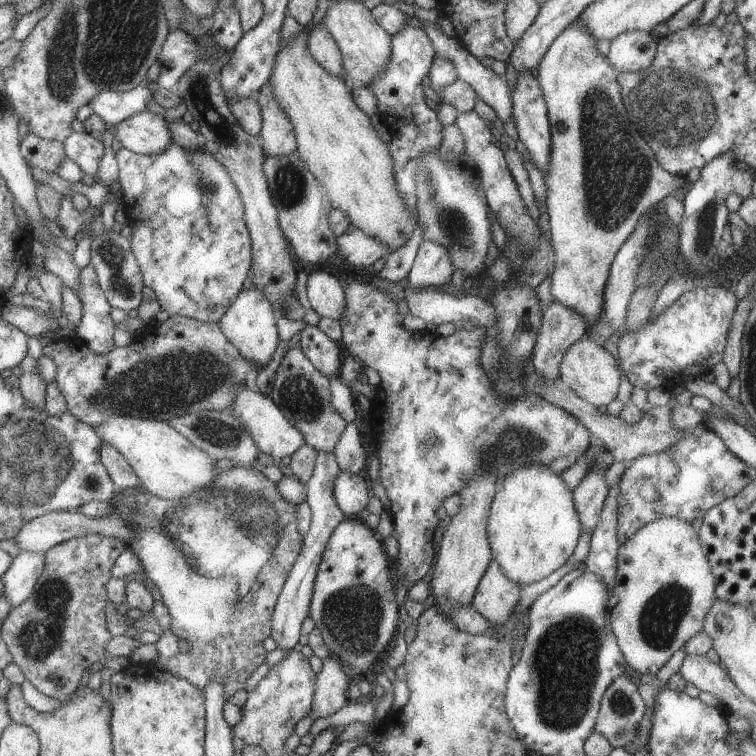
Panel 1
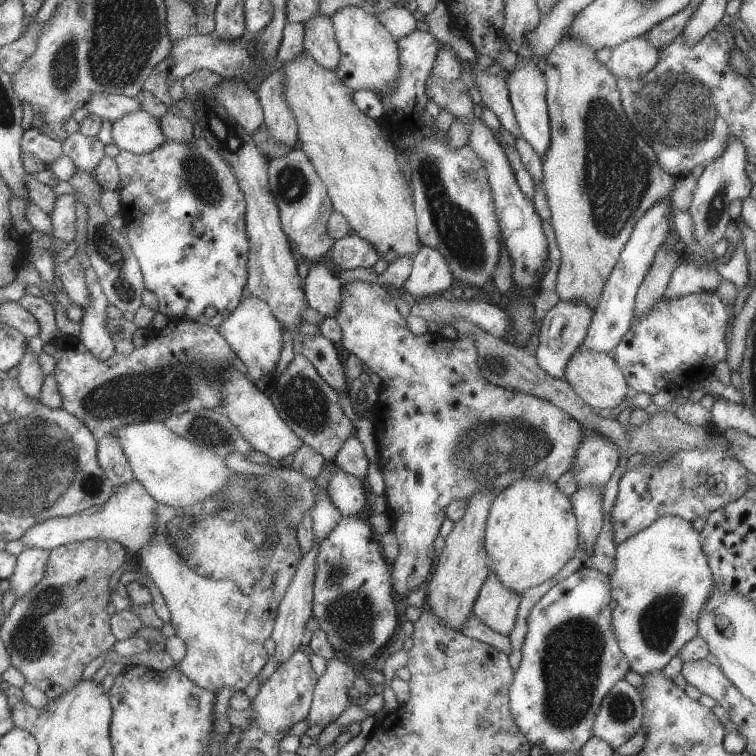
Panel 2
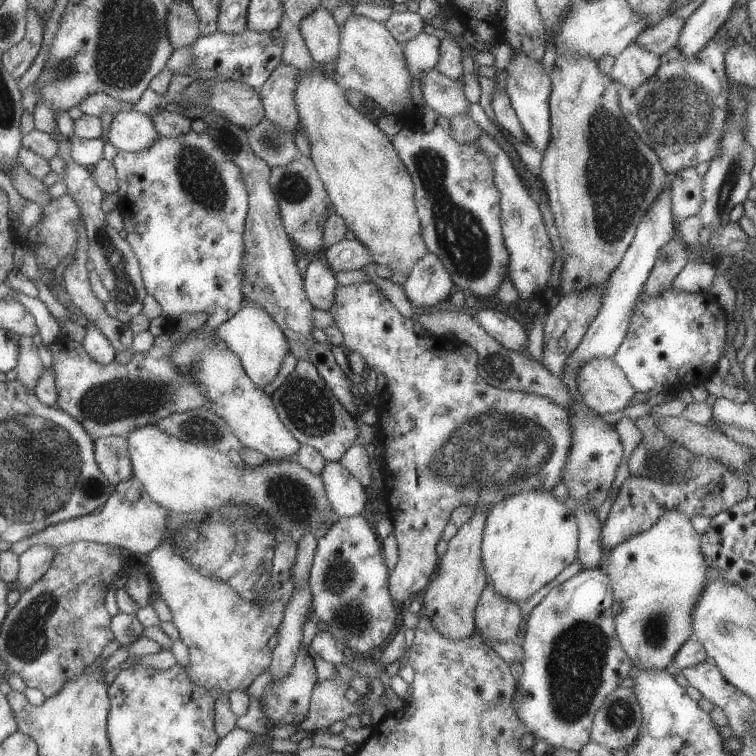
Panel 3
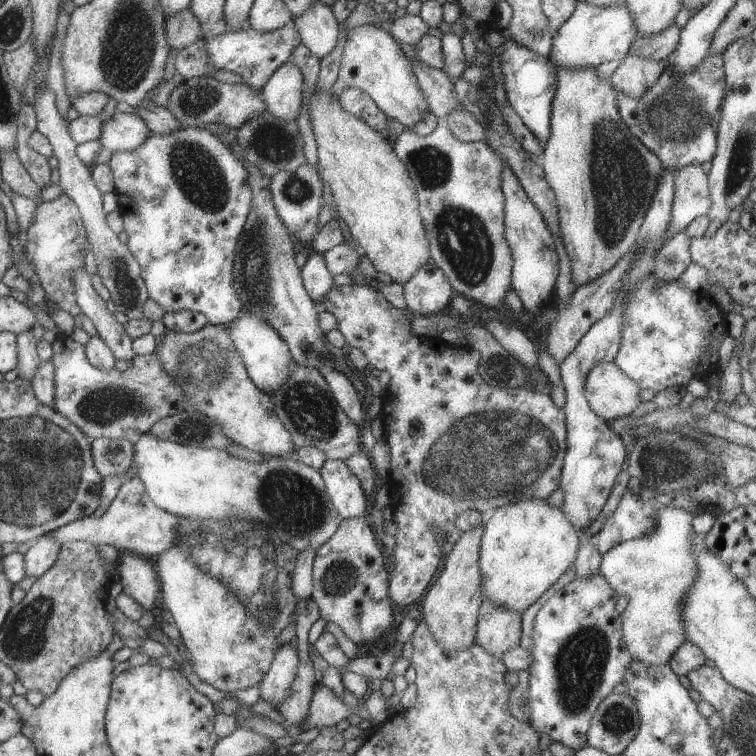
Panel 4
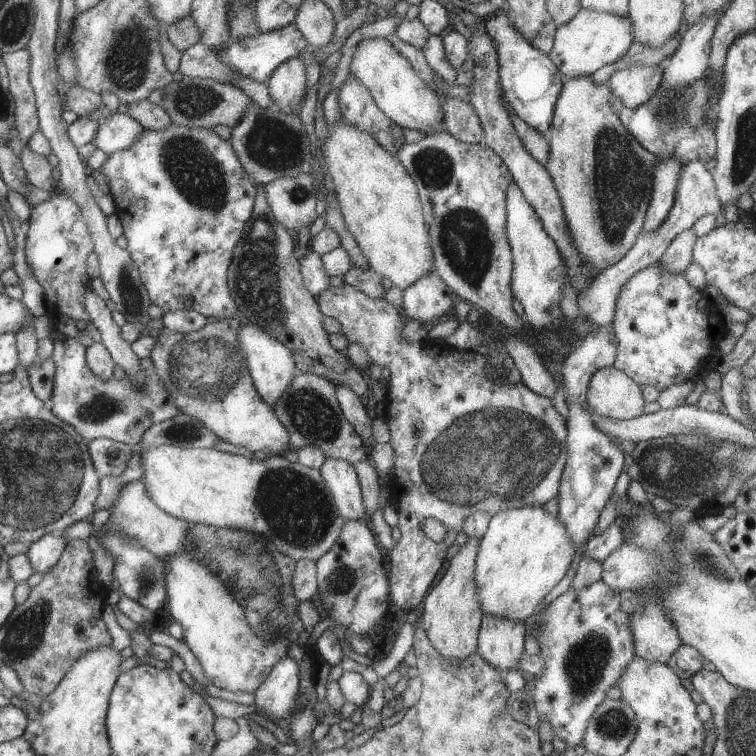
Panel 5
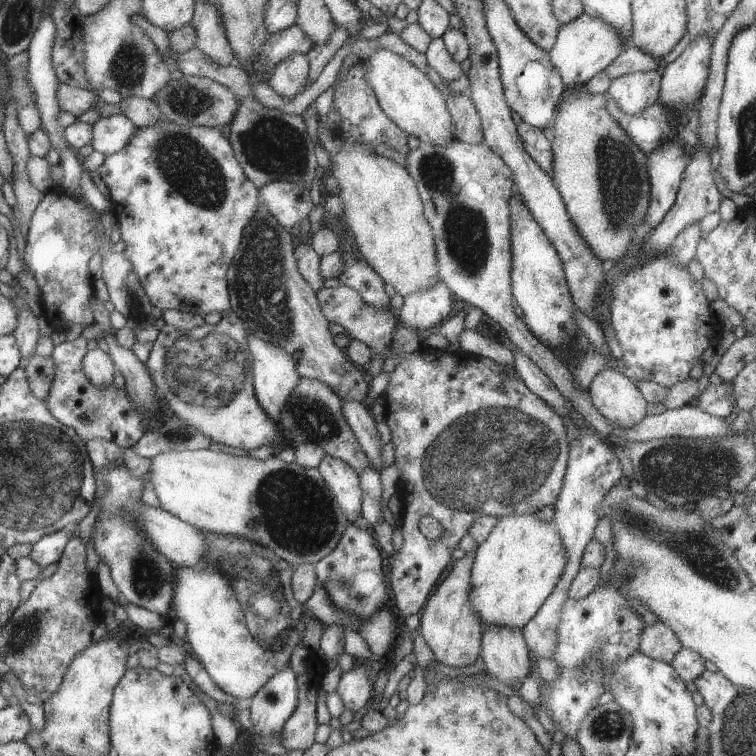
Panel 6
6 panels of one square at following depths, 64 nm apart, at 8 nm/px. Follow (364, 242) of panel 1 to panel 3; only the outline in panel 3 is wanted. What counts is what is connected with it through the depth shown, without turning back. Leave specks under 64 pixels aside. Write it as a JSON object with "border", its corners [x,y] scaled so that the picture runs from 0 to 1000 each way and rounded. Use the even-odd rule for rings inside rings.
{"border":[[[455,315],[447,323],[437,325],[429,333],[437,354],[444,362],[452,357],[476,357],[495,348],[492,333],[471,315],[460,317]]]}

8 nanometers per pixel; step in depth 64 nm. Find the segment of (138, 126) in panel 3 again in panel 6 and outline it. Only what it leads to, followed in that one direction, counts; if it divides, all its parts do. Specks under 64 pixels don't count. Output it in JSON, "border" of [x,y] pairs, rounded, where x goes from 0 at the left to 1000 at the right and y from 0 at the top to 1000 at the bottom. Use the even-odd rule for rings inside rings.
{"border":[[[164,149],[146,155],[132,155],[122,165],[122,185],[119,192],[123,198],[146,205],[164,196],[175,183],[181,167]]]}

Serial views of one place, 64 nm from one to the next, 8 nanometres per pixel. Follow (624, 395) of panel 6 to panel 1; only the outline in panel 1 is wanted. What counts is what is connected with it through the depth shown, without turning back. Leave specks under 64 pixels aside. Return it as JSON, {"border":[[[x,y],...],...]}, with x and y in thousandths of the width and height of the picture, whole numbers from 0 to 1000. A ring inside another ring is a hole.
{"border":[[[778,443],[770,446],[747,464],[741,476],[739,500],[751,508],[767,526],[776,529],[786,537],[804,537],[817,524],[817,511],[823,500],[823,488],[819,485],[816,474],[799,459],[791,458]]]}

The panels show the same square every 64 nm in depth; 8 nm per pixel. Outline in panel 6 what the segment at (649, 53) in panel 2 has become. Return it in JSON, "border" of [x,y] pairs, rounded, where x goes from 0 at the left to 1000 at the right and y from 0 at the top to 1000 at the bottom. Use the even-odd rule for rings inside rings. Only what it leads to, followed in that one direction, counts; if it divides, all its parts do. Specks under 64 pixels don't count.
{"border":[[[874,91],[821,101],[808,108],[804,128],[829,152],[847,151],[872,131]]]}

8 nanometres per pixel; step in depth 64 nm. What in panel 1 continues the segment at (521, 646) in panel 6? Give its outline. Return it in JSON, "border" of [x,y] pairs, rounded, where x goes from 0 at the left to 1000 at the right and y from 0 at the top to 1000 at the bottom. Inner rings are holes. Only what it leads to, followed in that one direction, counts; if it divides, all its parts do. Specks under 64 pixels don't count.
{"border":[[[651,741],[630,779],[627,804],[648,825],[664,829],[681,812],[689,779],[687,772],[667,762],[661,747]]]}

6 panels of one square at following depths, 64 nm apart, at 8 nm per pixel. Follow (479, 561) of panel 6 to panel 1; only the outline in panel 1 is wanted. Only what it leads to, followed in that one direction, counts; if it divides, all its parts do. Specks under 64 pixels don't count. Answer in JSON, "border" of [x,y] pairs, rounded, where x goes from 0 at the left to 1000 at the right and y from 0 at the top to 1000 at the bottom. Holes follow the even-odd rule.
{"border":[[[690,615],[672,623],[671,630],[661,635],[661,647],[649,667],[644,710],[652,741],[661,747],[667,762],[679,771],[687,772],[690,778],[728,762],[759,733],[759,725],[770,704],[758,651],[742,634],[741,627],[721,616]]]}

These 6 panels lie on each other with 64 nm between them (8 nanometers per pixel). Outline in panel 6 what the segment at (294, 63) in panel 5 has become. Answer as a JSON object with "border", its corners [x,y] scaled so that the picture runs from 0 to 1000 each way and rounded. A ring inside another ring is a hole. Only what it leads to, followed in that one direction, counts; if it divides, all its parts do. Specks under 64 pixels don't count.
{"border":[[[386,70],[364,87],[354,111],[372,127],[388,131],[406,115],[410,93],[406,70]]]}

